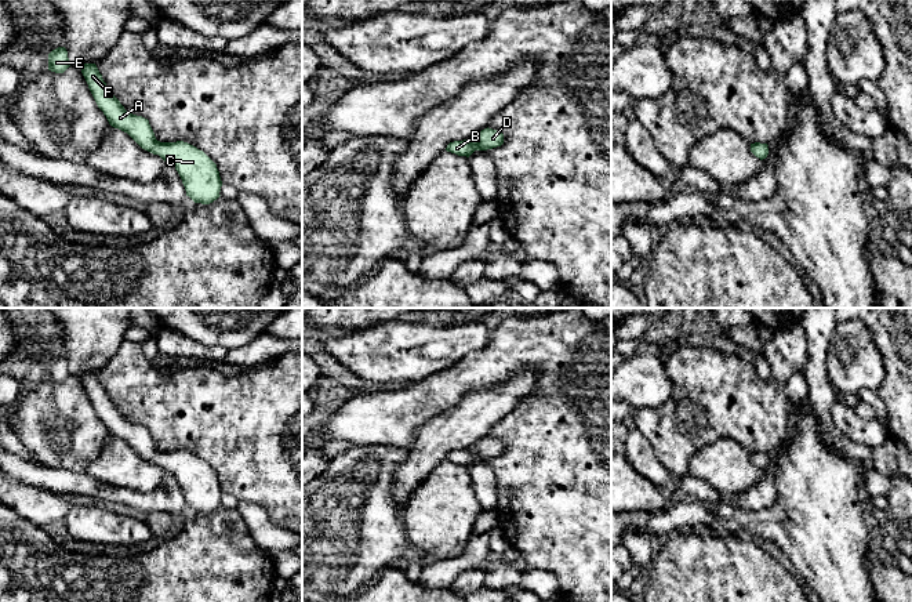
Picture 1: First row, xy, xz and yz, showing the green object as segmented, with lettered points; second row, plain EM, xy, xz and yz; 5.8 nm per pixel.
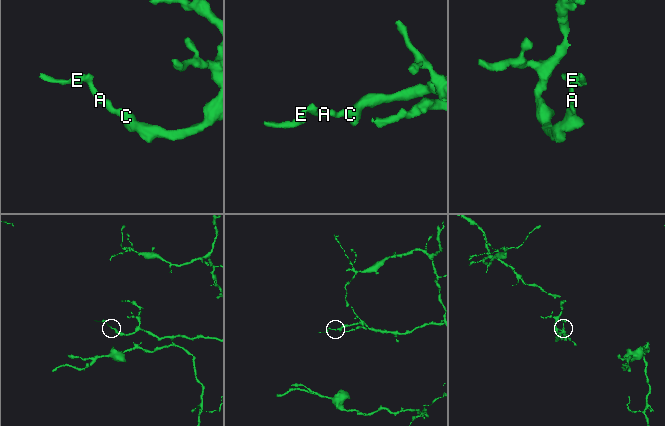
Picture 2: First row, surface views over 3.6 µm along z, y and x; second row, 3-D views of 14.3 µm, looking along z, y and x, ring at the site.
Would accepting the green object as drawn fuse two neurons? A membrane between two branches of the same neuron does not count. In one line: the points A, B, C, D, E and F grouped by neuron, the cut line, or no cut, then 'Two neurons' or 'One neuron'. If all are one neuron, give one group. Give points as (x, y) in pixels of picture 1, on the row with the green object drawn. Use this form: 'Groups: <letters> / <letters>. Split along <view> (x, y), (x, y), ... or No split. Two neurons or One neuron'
Groups: A B C D E F. No split. One neuron

